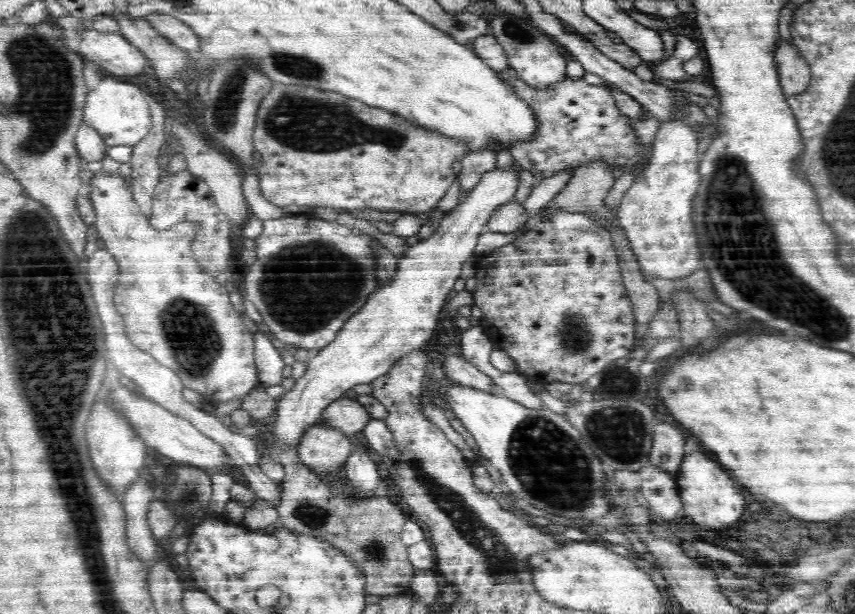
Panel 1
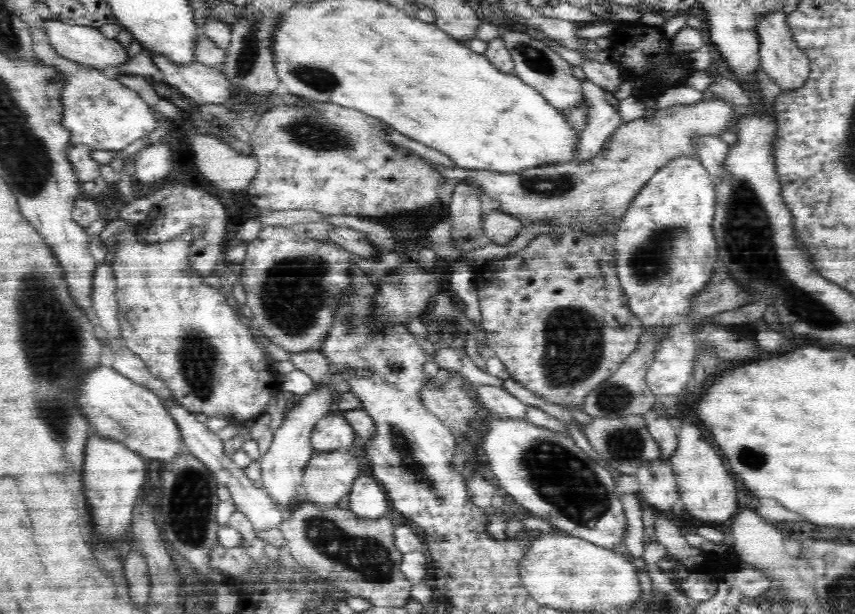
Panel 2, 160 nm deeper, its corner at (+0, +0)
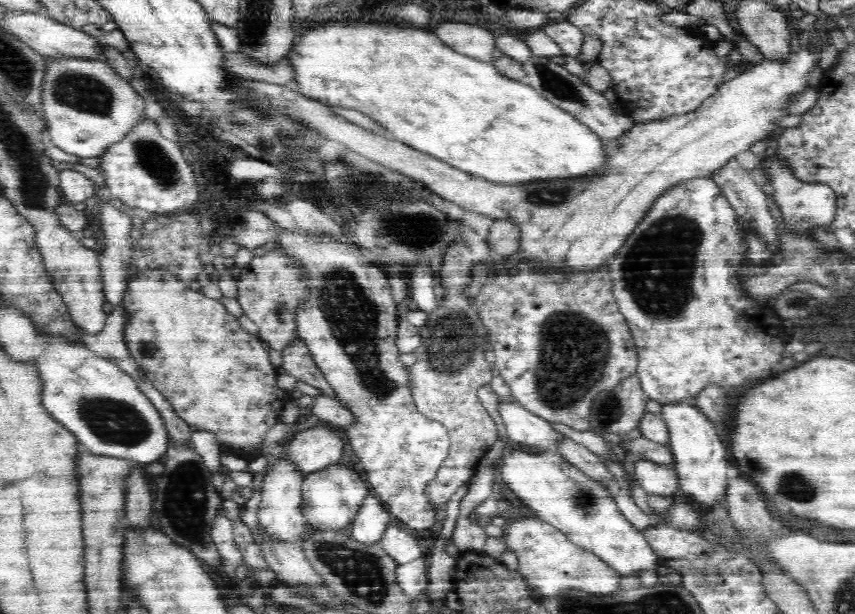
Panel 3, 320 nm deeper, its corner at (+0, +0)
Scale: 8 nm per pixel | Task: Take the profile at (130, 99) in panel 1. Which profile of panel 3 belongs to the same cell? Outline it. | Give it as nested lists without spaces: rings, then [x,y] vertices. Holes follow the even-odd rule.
[[[80,58],[49,59],[45,74],[41,106],[49,117],[49,144],[80,157],[102,157],[105,152],[120,141],[124,141],[138,125],[148,121],[144,98],[134,88],[120,78],[105,61]]]

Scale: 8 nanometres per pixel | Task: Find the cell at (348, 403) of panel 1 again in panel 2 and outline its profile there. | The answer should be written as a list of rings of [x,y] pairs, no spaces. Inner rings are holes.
[[[338,410],[322,417],[315,426],[311,441],[318,450],[334,450],[350,447],[357,442],[358,436],[353,423],[349,421],[348,411]]]

